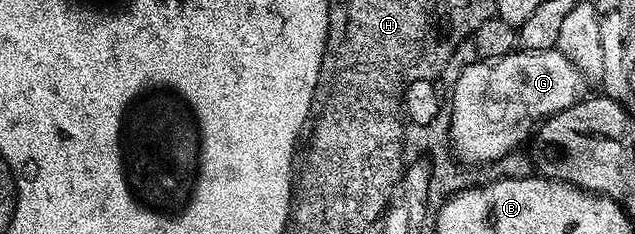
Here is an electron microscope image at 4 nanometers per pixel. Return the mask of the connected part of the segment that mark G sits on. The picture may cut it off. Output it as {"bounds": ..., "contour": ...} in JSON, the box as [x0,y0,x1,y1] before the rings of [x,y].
{"bounds":[450,47,585,165],"contour":[[[555,47],[541,51],[517,49],[506,57],[475,62],[461,69],[450,99],[455,108],[450,143],[468,165],[492,163],[510,154],[545,119],[574,106],[585,94],[584,76]]]}

